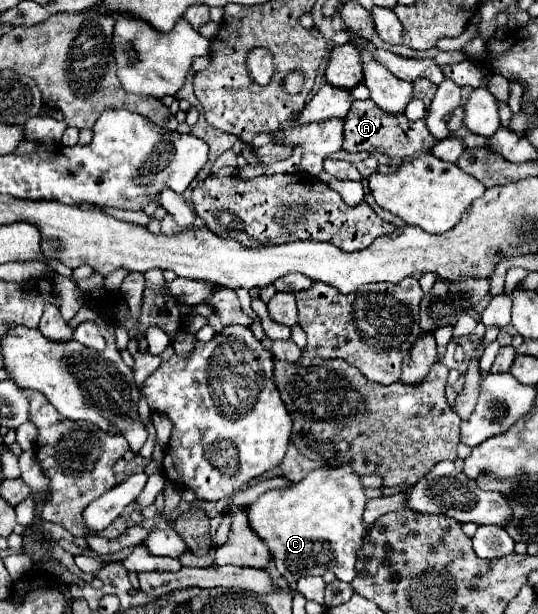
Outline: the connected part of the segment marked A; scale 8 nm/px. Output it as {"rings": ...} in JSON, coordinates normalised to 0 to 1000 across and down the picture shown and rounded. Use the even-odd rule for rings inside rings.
{"rings":[[[691,161],[680,164],[658,164],[654,178],[647,181],[643,194],[639,194],[639,236],[636,243],[647,249],[665,249],[665,246],[706,246],[725,252],[729,259],[755,259],[773,252],[784,243],[799,243],[807,233],[814,233],[796,210],[788,210],[788,194],[777,197],[762,197],[755,187],[743,191],[729,191],[721,184],[714,184],[706,174],[699,174],[699,168]]]}

